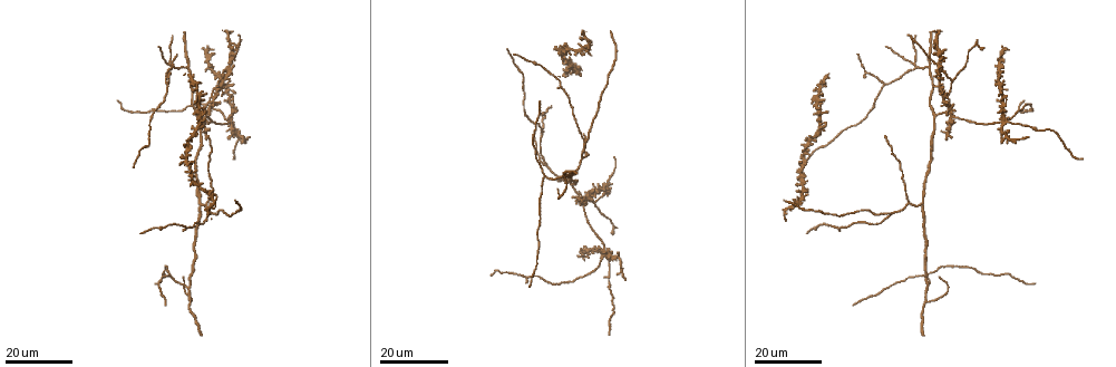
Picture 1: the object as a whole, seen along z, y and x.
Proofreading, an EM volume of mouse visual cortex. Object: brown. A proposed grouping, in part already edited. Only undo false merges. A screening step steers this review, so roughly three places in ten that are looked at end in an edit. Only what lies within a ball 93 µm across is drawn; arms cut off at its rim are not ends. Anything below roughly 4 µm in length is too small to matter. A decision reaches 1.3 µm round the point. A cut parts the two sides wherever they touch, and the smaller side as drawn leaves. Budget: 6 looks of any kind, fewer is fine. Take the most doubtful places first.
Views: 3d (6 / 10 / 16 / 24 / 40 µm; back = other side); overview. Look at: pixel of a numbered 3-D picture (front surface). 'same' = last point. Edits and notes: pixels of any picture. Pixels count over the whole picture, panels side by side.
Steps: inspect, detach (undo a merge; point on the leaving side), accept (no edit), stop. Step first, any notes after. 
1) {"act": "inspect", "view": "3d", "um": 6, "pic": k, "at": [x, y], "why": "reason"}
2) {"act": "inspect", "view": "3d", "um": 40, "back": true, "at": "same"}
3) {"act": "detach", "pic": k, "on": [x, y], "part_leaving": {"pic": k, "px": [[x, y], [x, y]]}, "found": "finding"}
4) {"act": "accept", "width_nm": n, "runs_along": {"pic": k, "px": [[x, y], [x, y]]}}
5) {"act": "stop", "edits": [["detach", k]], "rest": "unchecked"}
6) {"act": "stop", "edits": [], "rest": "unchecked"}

{"act": "inspect", "view": "3d", "um": 24, "pic": 1, "at": [925, 287], "why": "three-way junction"}

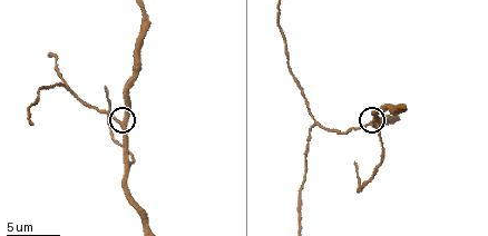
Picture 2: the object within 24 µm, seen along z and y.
{"act": "inspect", "view": "3d", "um": 10, "pic": 2, "at": [118, 120]}

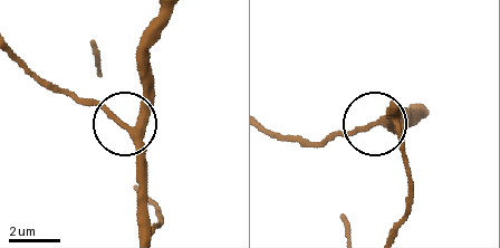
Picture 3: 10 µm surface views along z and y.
{"act": "accept", "width_nm": 290, "found": "one cell here"}

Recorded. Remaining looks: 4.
{"act": "inspect", "view": "3d", "um": 16, "pic": 1, "at": [212, 98], "why": "three arms meet"}

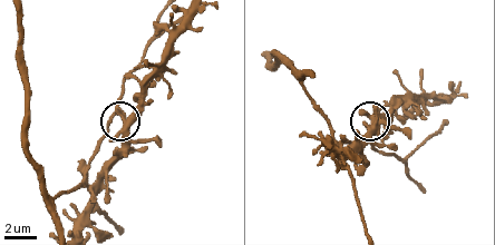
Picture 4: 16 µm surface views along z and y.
{"act": "inspect", "view": "3d", "um": 6, "pic": 4, "at": [119, 113]}

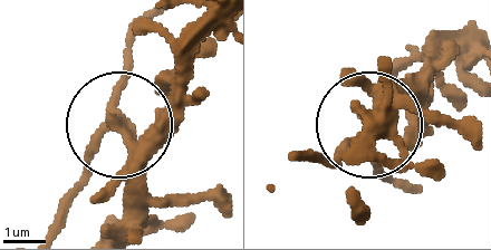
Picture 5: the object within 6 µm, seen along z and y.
{"act": "accept", "runs_along": {"pic": 5, "px": [[50, 223], [99, 138], [121, 127], [153, 135], [203, 96]]}, "found": "continuous, no second cell"}

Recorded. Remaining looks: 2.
{"act": "inspect", "view": "3d", "um": 6, "pic": 2, "at": [127, 165], "why": "three-way junction"}

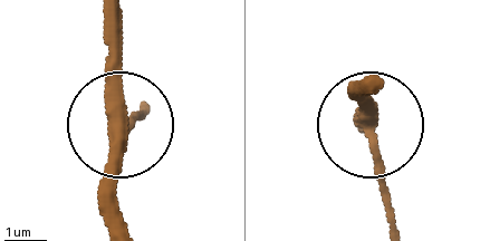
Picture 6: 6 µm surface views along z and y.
{"act": "accept", "runs_along": {"pic": 6, "px": [[121, 23], [113, 227]]}, "found": "continuous, no second cell"}

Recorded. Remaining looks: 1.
{"act": "stop", "edits": [], "rest": "unchecked"}

